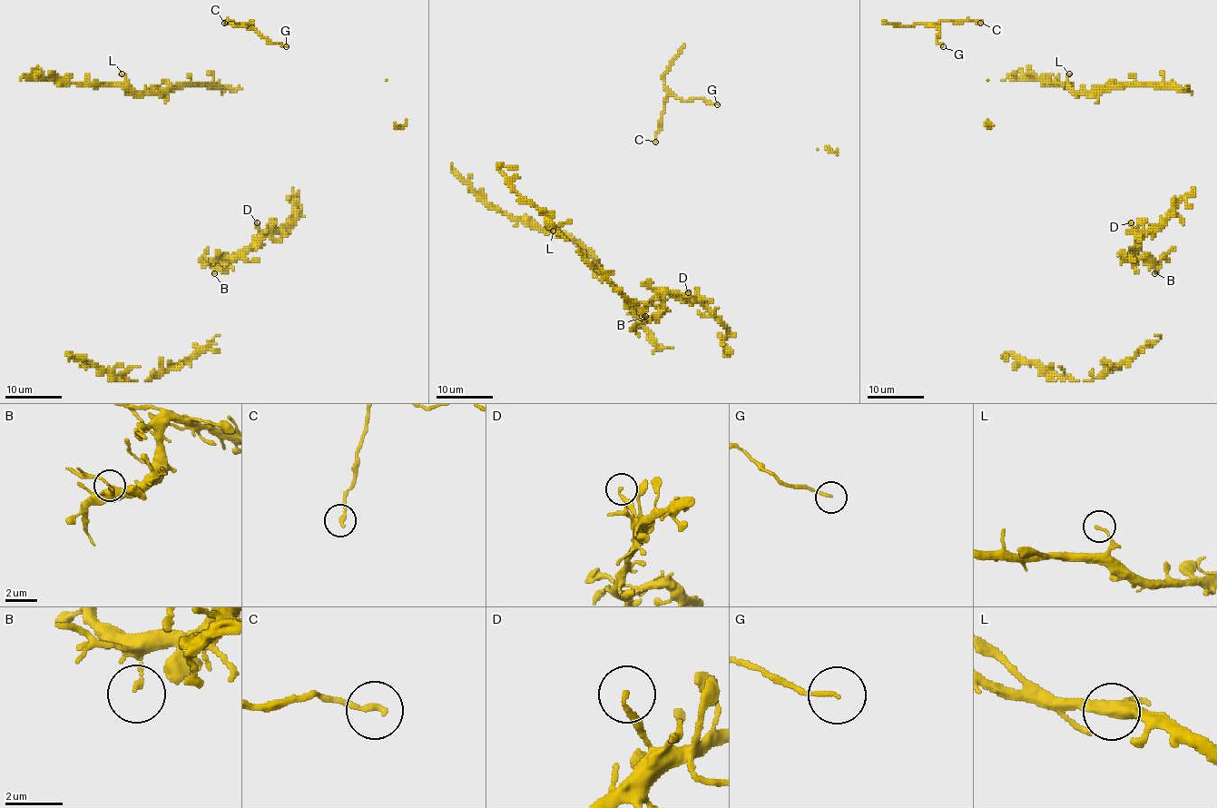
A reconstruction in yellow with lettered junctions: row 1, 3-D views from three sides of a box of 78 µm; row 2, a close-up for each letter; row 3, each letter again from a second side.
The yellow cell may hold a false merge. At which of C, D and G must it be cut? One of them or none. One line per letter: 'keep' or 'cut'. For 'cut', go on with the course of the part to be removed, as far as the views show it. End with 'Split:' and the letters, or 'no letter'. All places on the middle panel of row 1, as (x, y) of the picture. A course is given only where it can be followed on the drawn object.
C: keep
D: cut
G: keep
Split: D

